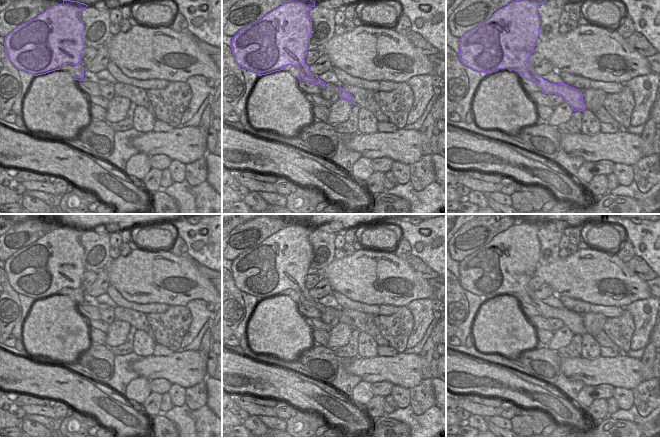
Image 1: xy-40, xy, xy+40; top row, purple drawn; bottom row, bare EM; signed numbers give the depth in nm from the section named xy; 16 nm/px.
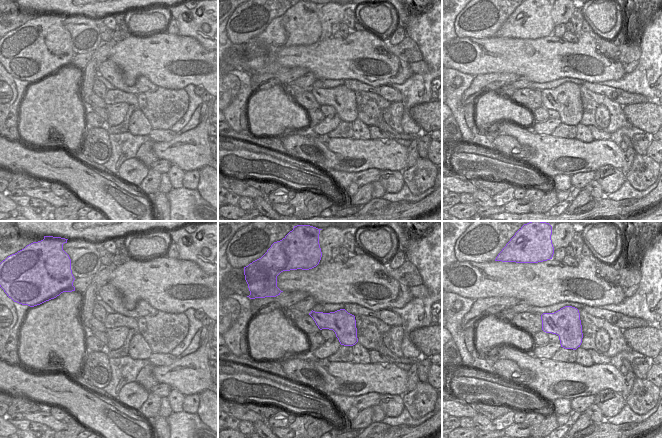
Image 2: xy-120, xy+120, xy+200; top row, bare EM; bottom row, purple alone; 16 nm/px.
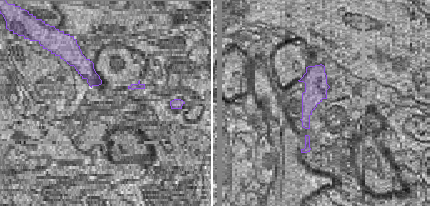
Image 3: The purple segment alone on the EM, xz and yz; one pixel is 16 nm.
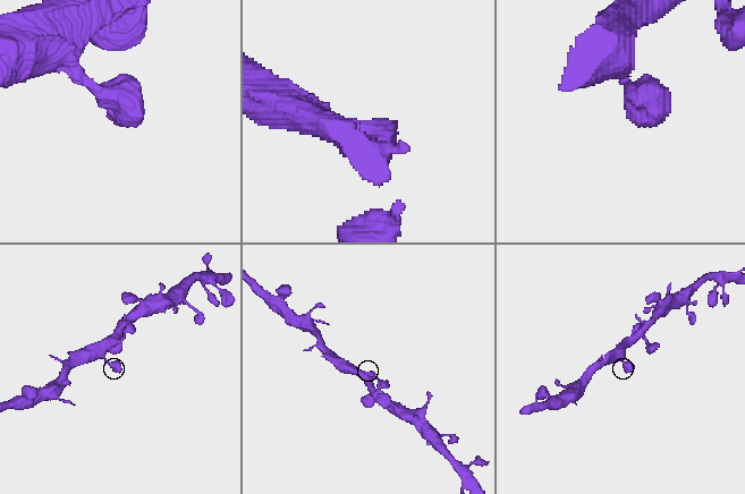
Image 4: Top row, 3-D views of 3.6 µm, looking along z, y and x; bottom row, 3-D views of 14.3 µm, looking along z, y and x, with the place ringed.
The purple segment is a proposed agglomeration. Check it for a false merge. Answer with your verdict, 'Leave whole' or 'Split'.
Leave whole

